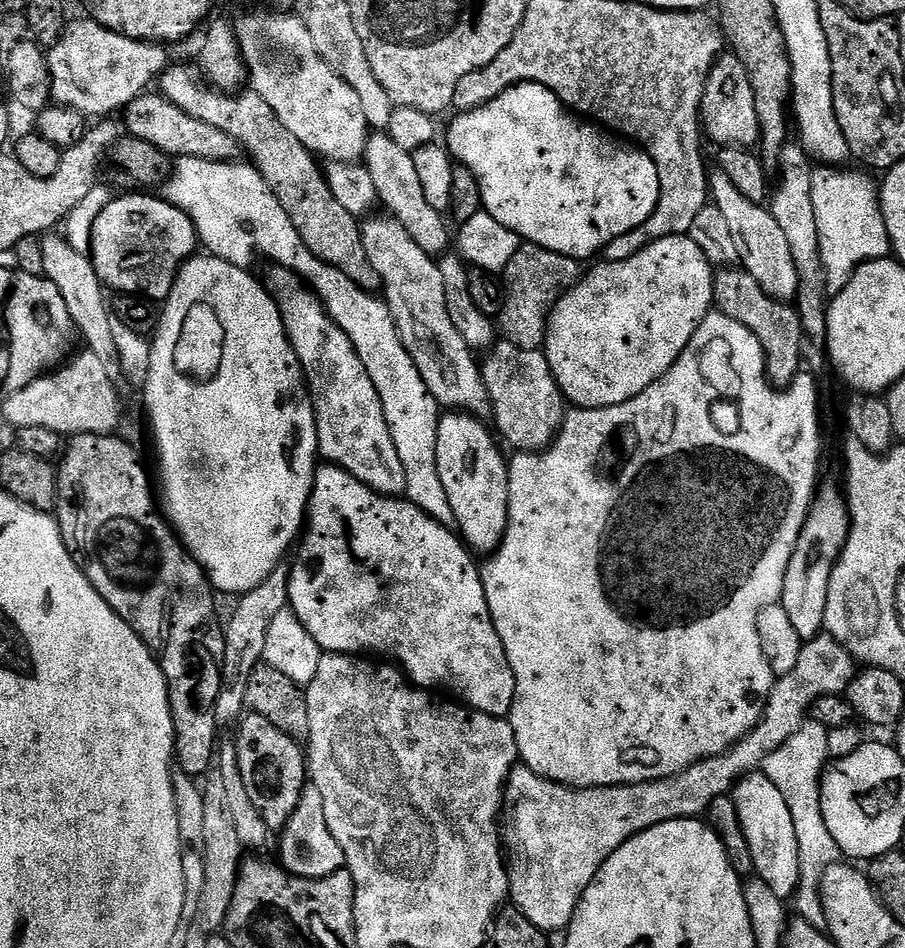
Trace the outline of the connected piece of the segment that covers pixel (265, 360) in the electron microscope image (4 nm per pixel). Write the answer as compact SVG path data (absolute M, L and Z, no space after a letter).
M197 254L181 268L167 300L163 301L160 325L156 327L150 340L150 370L142 385L148 424L152 427L152 436L156 439L156 452L160 455L160 484L164 487L163 511L185 548L204 567L208 582L217 593L243 594L254 590L254 586L262 586L262 582L270 578L272 571L281 567L283 560L280 559L287 554L292 543L292 547L297 543L305 527L308 499L312 496L312 483L318 467L320 443L316 433L316 411L312 405L312 394L304 380L298 354L292 348L284 329L279 306L272 299L272 293L267 287L261 281L259 284L252 274L251 271L234 266L211 254Z

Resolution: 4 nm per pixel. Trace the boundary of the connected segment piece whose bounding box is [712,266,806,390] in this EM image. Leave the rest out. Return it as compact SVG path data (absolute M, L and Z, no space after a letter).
M724 266L712 277L712 302L715 311L742 322L758 338L764 351L768 379L777 389L784 390L801 375L800 351L806 345L800 315L791 303L776 300L748 272L740 266Z

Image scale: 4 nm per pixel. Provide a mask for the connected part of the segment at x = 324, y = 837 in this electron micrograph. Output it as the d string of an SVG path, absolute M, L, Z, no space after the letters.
M311 782L305 783L304 793L294 814L284 825L282 835L279 863L290 875L299 876L302 880L321 880L345 867L342 846L338 846L338 838L334 838L334 834L330 834L330 826L326 826L322 794L318 794L318 786Z

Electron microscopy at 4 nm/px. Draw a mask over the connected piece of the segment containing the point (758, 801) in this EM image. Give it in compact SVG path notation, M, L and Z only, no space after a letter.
M763 771L751 772L749 776L743 776L731 793L734 806L738 810L738 820L744 831L746 842L750 846L750 858L752 859L752 871L755 879L761 880L778 898L787 901L795 897L796 889L800 887L800 863L798 862L798 833L794 831L794 818L790 818L790 809L782 794L770 778L766 778Z

